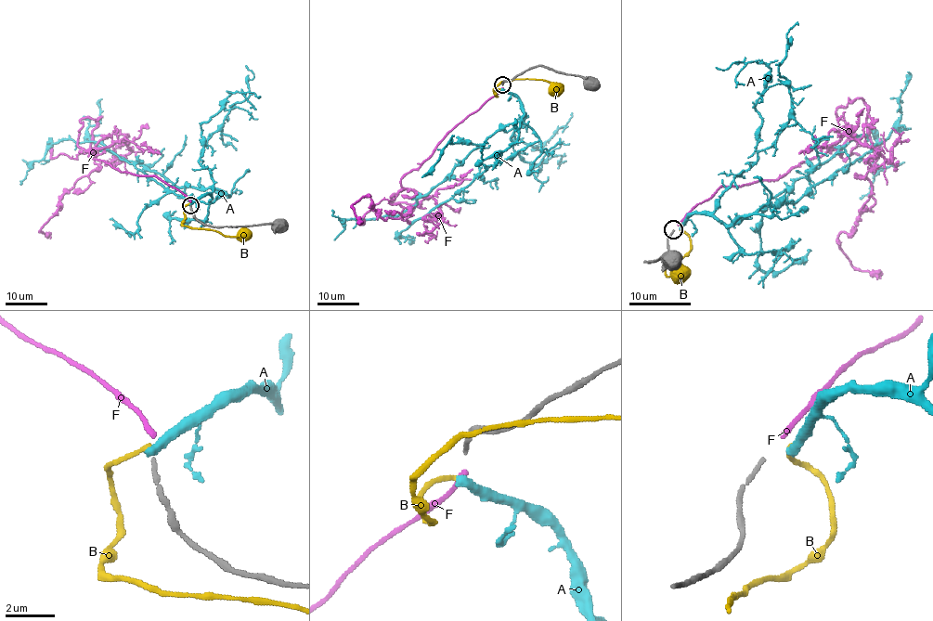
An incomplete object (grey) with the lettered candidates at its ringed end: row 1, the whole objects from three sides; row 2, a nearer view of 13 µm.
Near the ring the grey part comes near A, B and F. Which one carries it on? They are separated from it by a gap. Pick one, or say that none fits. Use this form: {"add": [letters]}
{"add": ["F"]}

